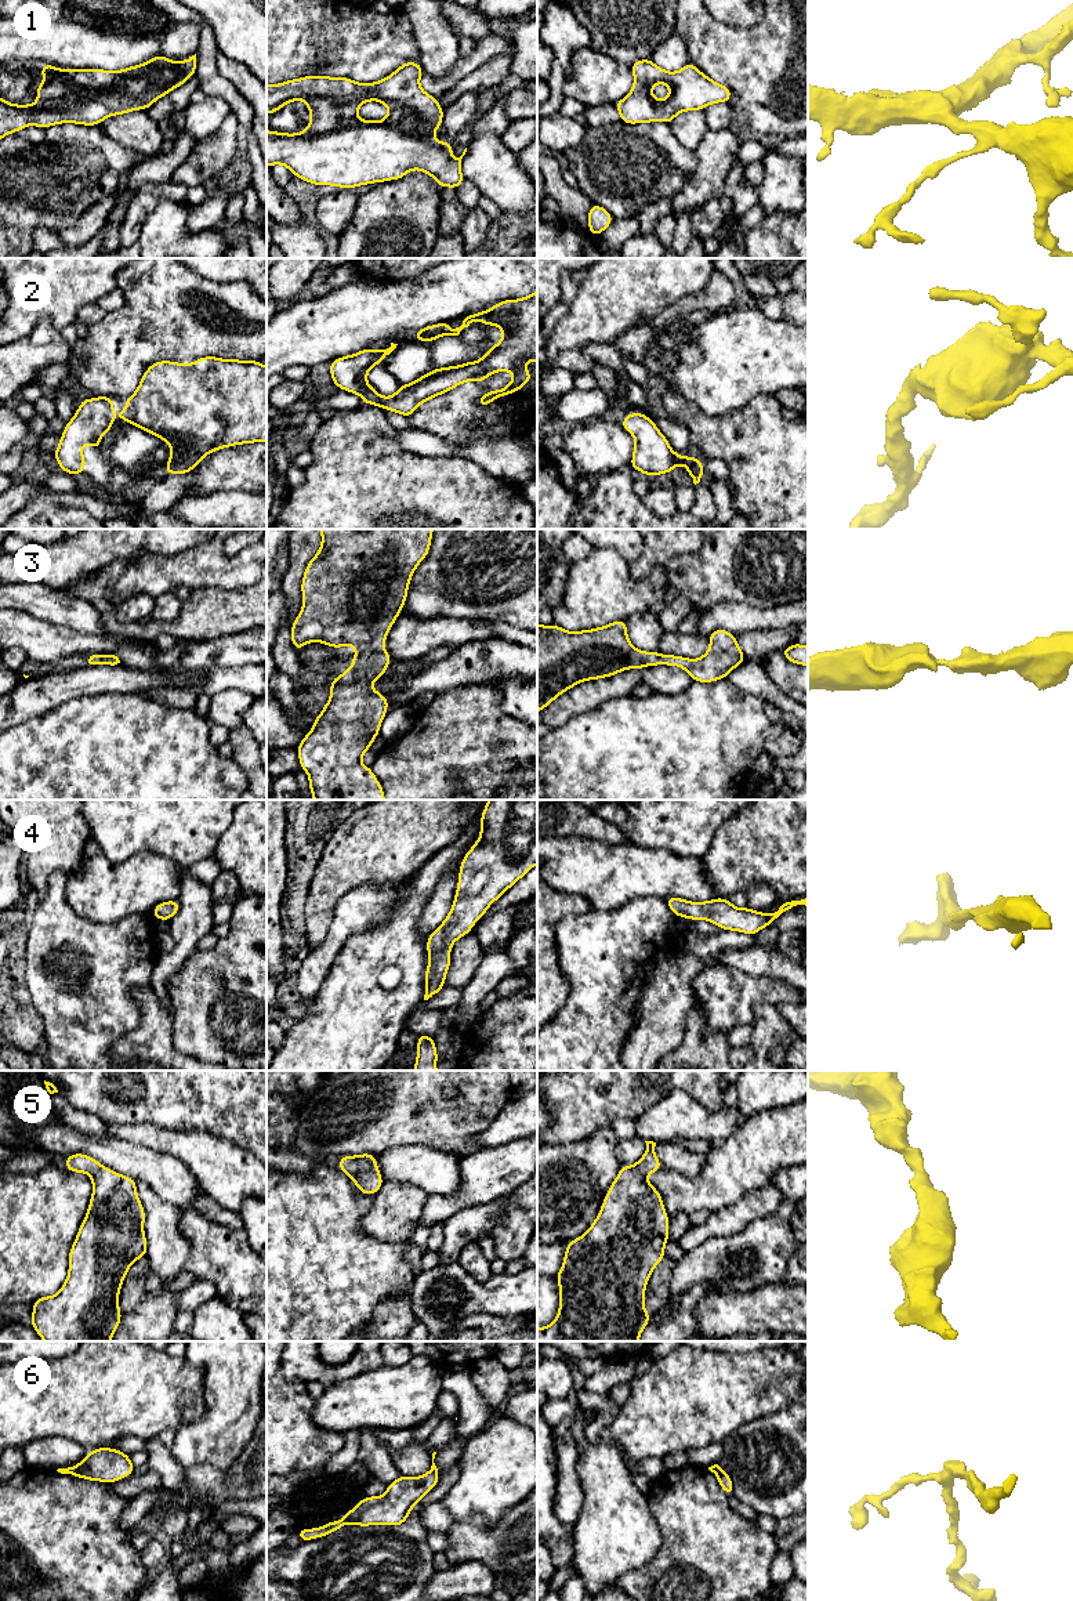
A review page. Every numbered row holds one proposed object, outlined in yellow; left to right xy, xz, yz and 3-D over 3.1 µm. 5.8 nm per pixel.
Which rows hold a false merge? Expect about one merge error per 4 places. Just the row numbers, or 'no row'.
no row

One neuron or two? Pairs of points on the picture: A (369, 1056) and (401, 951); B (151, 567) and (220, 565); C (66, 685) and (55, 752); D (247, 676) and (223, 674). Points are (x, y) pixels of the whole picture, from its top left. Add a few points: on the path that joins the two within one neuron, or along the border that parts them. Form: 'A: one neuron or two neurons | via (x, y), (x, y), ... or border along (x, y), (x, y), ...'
A: one neuron | via (369, 1028), (369, 974), (373, 970)
B: one neuron | via (167, 567), (203, 567)
C: two neurons | border along (95, 695), (68, 699), (35, 717)
D: one neuron | via (242, 676), (228, 676)

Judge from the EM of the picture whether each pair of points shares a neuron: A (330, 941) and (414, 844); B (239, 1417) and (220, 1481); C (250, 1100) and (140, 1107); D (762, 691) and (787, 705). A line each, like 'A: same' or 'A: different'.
A: different
B: different
C: same
D: same

